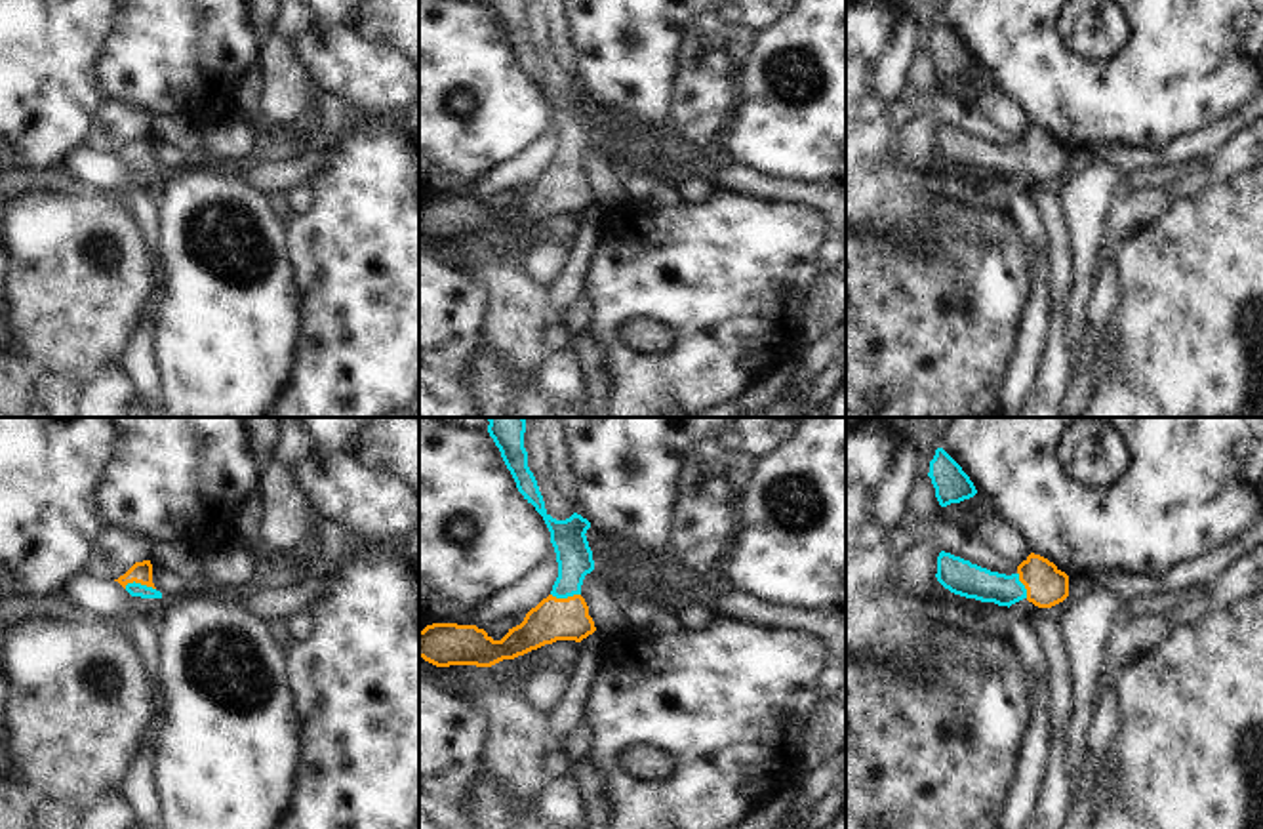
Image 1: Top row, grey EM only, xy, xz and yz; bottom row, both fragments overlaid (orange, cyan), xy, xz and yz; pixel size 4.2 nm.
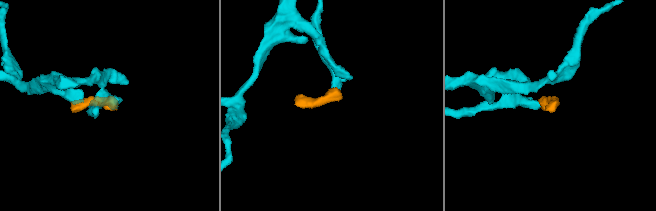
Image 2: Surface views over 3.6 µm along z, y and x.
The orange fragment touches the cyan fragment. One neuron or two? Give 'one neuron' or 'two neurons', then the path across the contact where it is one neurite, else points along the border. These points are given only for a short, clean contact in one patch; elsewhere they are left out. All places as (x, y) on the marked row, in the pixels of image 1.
one neuron | across xy (141, 572), (140, 582), (136, 589)

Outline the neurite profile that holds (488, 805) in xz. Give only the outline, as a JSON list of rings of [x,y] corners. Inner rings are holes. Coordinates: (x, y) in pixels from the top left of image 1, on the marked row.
[[[484,778],[471,789],[471,812],[476,829],[549,829],[541,819],[537,799],[533,799],[522,818],[512,823],[503,791]]]

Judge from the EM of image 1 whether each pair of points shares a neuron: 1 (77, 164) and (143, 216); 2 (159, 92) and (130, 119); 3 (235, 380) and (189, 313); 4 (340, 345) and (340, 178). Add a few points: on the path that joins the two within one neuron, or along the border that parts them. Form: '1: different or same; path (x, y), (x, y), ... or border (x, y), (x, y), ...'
1: same; path (94, 168), (103, 170), (132, 199)
2: different; border (103, 100), (124, 100), (155, 117)
3: same; path (223, 363), (223, 347), (206, 330)
4: same; path (340, 303), (340, 220)

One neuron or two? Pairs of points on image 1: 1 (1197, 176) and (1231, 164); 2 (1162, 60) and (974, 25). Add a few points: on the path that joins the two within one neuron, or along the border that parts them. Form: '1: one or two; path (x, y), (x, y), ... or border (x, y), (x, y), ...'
1: one; path (1204, 174), (1223, 164)
2: one; path (1115, 88), (1062, 88), (1022, 48)

